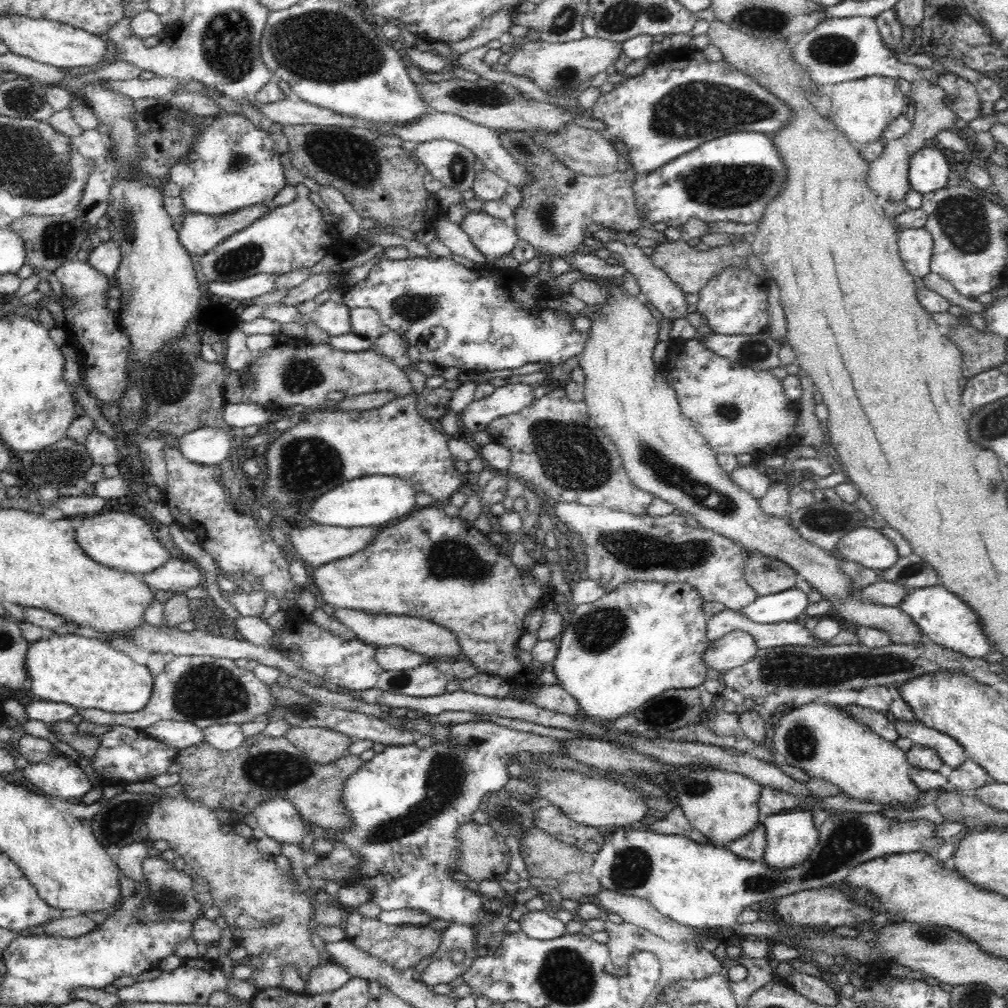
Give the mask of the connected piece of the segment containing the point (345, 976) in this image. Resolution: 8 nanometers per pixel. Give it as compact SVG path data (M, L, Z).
M330 962L312 970L310 979L306 982L305 992L311 995L334 992L344 987L351 978L344 968Z

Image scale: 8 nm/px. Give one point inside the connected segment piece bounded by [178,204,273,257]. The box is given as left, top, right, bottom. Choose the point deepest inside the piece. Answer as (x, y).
(199, 233)

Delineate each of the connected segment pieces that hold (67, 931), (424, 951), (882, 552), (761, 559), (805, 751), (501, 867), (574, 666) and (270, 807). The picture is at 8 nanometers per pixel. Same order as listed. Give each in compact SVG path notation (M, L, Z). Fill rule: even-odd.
M82 914L75 917L58 918L57 920L48 922L46 925L34 926L24 933L34 935L60 935L62 938L74 938L96 931L98 926L98 923L85 914Z
M349 909L346 912L346 937L347 941L357 947L365 954L380 958L389 966L394 966L397 970L406 971L414 969L418 962L430 960L441 946L441 936L432 928L422 928L422 925L390 925L381 922L378 917L366 917L356 909Z
M866 527L848 532L848 535L840 538L834 549L846 560L879 571L894 566L901 558L892 540L886 538L880 530Z
M758 552L750 554L746 560L745 579L758 597L792 589L797 581L795 573L782 561Z
M809 702L784 714L774 729L774 751L784 763L805 770L811 778L824 779L840 787L842 796L905 807L911 805L922 794L910 778L912 766L906 758L906 753L896 744L875 734L869 726L858 721L852 714L846 713L846 710L838 710L832 704Z
M472 820L462 824L455 831L455 837L459 840L459 852L461 852L458 869L467 874L471 880L480 883L485 878L496 879L509 869L510 853L504 843L505 837L498 834L488 823L478 824Z
M630 581L620 583L614 592L608 592L608 594L605 594L605 596L602 596L602 598L596 600L594 603L578 606L576 610L571 613L571 619L568 621L568 624L564 626L564 630L562 630L558 654L551 663L552 666L550 670L552 670L558 678L556 685L560 685L569 695L572 695L572 698L578 701L578 705L580 705L579 716L587 717L592 721L604 721L606 723L612 722L613 719L620 718L628 713L632 713L632 710L636 710L636 708L642 706L646 700L665 690L700 688L706 678L710 676L706 668L706 663L704 659L702 659L702 654L705 654L710 642L708 633L706 632L709 618L706 618L706 614L704 614L704 600L705 598L703 598L701 592L699 592L697 588L690 586L690 583Z
M264 799L253 810L253 815L257 818L257 826L279 843L296 845L307 834L308 825L290 799Z

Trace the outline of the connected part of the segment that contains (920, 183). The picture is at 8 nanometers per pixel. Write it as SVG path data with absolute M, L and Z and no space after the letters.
M920 148L910 158L908 181L923 195L946 187L950 174L948 160L938 148Z

